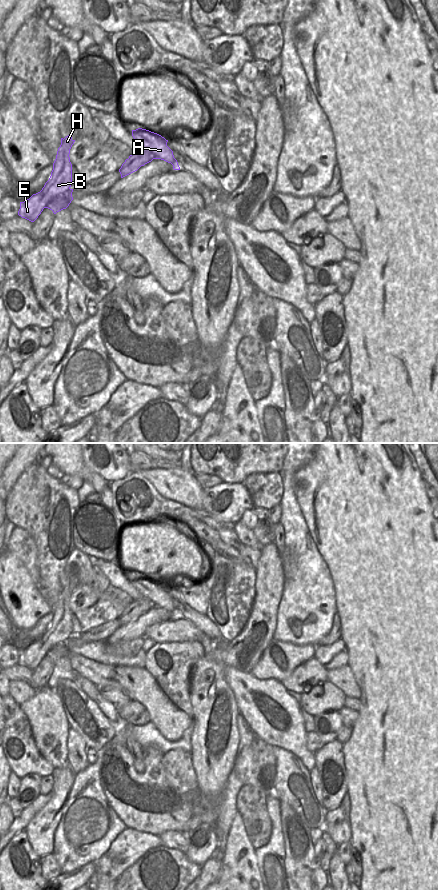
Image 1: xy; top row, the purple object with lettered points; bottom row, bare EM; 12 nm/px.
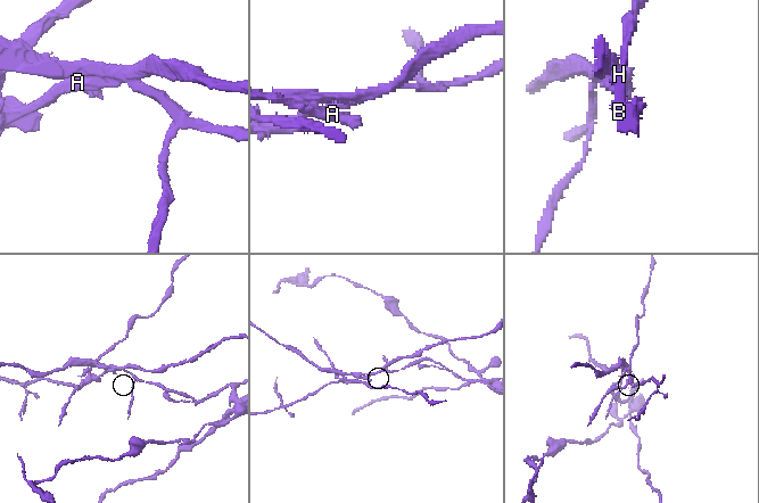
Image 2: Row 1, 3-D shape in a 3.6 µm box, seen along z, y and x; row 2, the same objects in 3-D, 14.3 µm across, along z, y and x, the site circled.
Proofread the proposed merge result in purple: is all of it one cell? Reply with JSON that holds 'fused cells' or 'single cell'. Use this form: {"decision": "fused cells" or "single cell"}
{"decision": "fused cells"}

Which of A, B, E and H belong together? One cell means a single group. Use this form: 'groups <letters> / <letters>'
groups A / B E H

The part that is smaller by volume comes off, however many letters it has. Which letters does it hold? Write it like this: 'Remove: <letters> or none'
Remove: A

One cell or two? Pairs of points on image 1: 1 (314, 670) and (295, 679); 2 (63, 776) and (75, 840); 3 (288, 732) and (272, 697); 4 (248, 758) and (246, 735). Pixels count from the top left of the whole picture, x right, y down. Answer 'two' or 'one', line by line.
1: one
2: two
3: one
4: two

